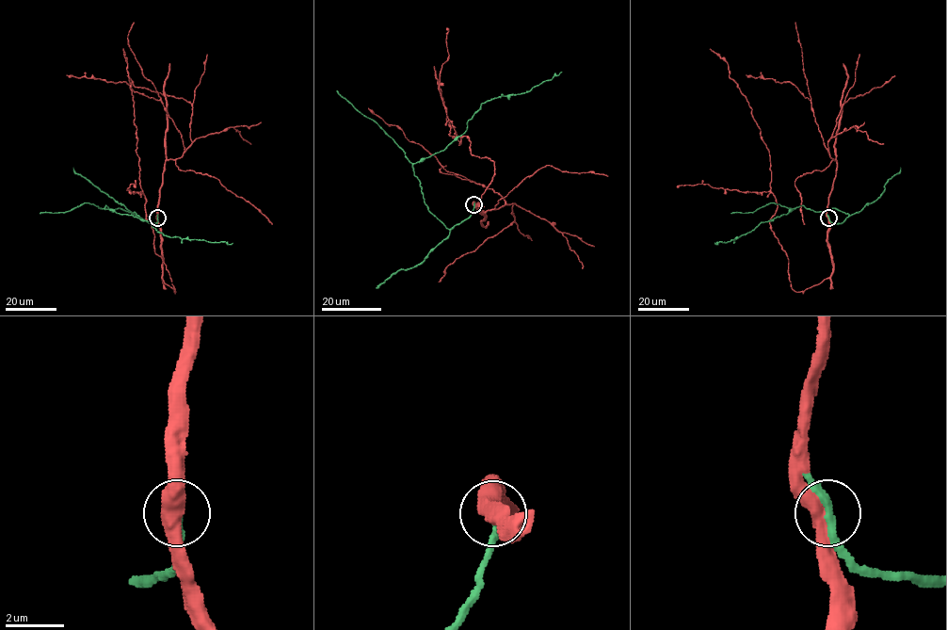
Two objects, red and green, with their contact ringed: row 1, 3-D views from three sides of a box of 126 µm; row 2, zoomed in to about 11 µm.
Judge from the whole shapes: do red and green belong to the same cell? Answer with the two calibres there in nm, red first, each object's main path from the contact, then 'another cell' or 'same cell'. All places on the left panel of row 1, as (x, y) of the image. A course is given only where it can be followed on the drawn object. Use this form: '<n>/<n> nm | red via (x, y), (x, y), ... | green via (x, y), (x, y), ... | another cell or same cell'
500/280 nm | red via (157, 218), (162, 278), (175, 292), (166, 266), (156, 253), (152, 226), (146, 218), (123, 49) | green via (157, 218), (156, 223), (152, 223), (118, 208), (113, 211), (105, 208), (152, 222), (168, 237), (232, 243) | same cell

